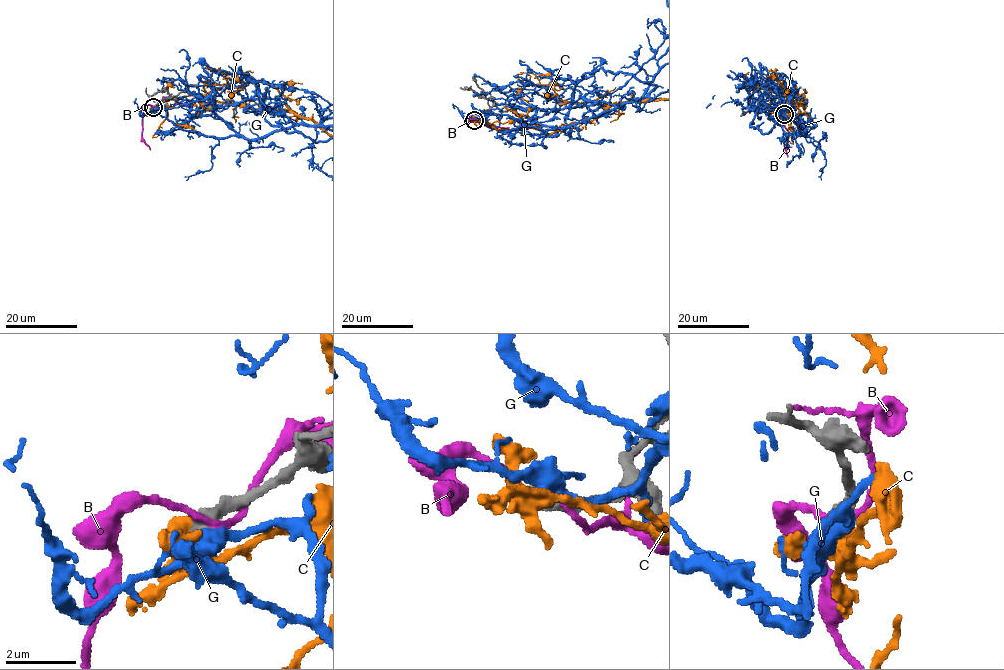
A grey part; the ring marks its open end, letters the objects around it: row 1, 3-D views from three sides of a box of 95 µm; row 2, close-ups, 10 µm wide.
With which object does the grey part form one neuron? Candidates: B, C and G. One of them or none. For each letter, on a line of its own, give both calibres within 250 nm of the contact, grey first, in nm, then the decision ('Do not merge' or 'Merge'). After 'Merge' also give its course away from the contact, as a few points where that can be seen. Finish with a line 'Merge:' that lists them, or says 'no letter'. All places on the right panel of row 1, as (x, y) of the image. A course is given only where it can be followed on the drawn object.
B: Thickness 550 nm (grey) against 190 nm. Do not merge
C: Thickness 550 nm (grey) against 400 nm. Merge
G: Thickness 550 nm (grey) against 400 nm. Do not merge
Merge: C

